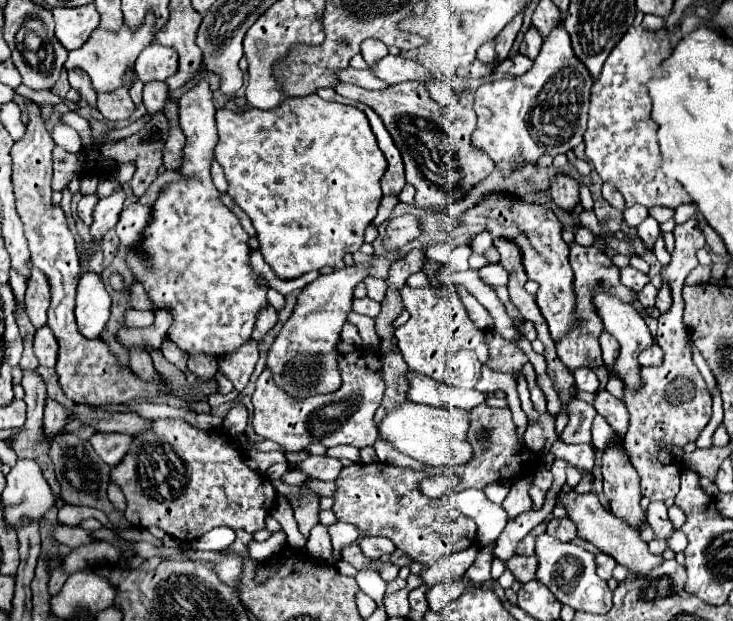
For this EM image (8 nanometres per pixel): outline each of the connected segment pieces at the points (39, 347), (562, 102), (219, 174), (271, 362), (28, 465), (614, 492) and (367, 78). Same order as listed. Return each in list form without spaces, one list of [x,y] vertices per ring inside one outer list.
[[[47,326],[41,328],[41,330],[37,330],[33,352],[39,358],[41,366],[53,368],[53,364],[57,362],[57,340],[55,340],[53,332]]]
[[[557,26],[549,38],[543,40],[535,64],[523,76],[509,76],[479,86],[473,104],[477,126],[471,142],[495,162],[503,176],[511,176],[515,170],[545,154],[565,154],[583,142],[591,86],[593,78],[585,64],[573,56],[569,34],[563,26]]]
[[[213,162],[213,166],[211,166],[211,176],[213,176],[213,182],[215,182],[215,186],[217,186],[217,190],[219,192],[227,192],[227,178],[225,178],[225,174],[223,174],[223,168],[217,164],[217,162]]]
[[[353,264],[327,276],[319,276],[299,294],[291,318],[285,322],[267,356],[267,366],[273,370],[273,380],[291,396],[305,398],[313,394],[325,394],[341,386],[335,360],[337,342],[347,312],[351,312],[353,288],[363,282],[365,276],[369,276],[369,264]]]
[[[17,460],[7,474],[7,488],[1,494],[3,520],[7,528],[23,528],[23,520],[41,522],[45,512],[55,504],[55,496],[41,476],[41,468],[31,460]]]
[[[611,444],[603,454],[603,494],[609,510],[639,532],[645,524],[639,476],[621,444]]]
[[[347,68],[345,72],[339,74],[339,82],[349,82],[355,86],[361,86],[365,90],[385,90],[389,84],[379,80],[373,70],[355,70],[355,68]]]

